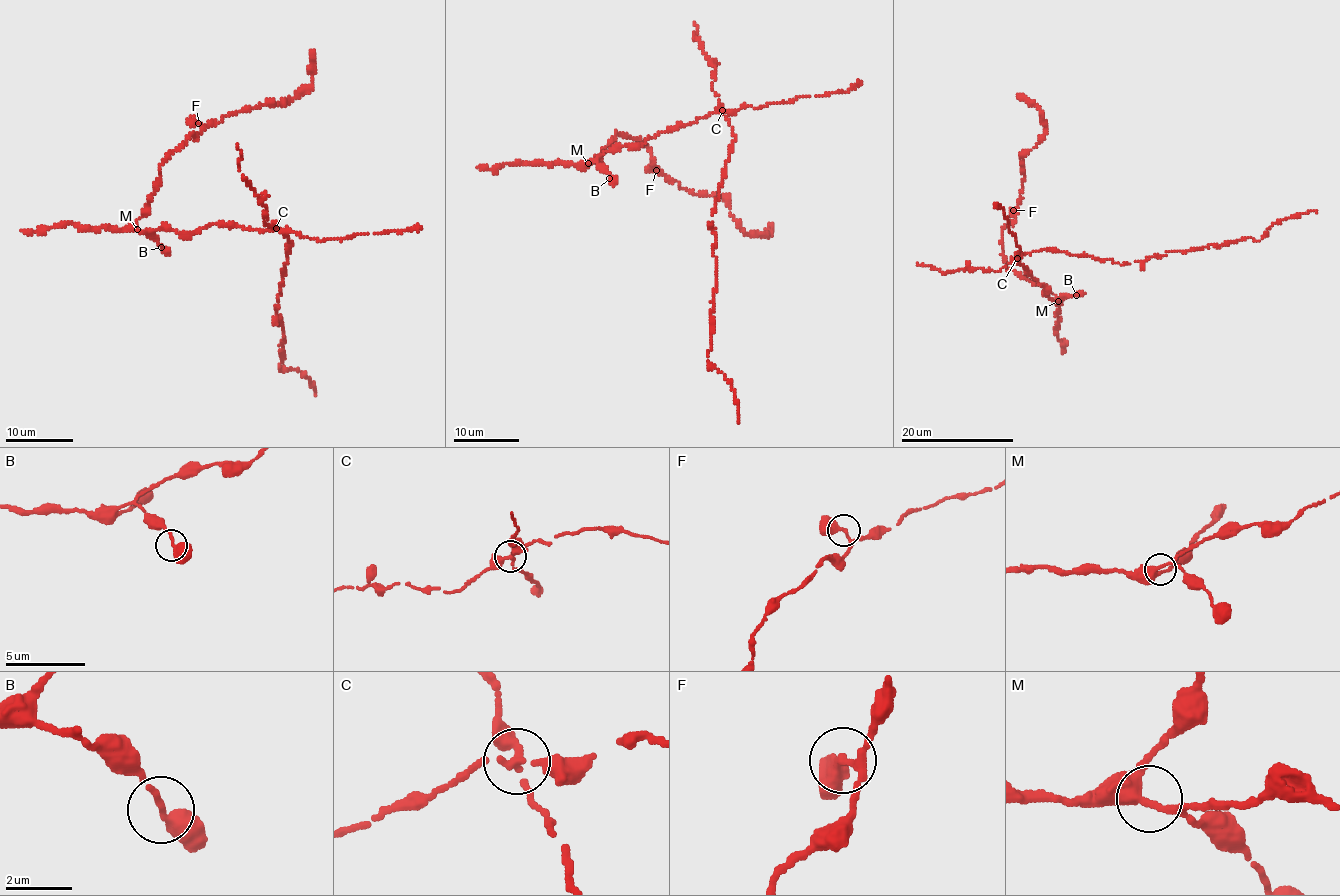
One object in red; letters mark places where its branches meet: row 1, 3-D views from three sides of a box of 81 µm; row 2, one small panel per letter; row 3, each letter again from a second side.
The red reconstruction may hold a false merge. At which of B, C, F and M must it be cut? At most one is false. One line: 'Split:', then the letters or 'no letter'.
Split: C

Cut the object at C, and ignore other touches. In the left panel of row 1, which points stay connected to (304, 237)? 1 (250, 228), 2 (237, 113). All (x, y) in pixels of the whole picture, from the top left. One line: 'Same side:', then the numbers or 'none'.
Same side: 1, 2

